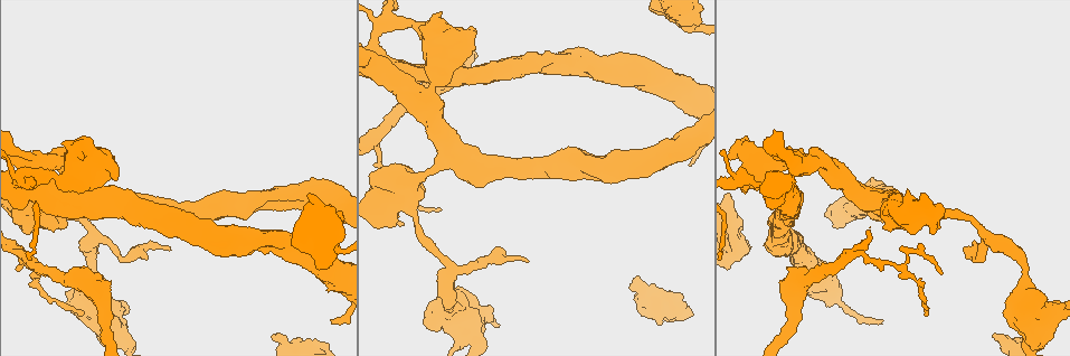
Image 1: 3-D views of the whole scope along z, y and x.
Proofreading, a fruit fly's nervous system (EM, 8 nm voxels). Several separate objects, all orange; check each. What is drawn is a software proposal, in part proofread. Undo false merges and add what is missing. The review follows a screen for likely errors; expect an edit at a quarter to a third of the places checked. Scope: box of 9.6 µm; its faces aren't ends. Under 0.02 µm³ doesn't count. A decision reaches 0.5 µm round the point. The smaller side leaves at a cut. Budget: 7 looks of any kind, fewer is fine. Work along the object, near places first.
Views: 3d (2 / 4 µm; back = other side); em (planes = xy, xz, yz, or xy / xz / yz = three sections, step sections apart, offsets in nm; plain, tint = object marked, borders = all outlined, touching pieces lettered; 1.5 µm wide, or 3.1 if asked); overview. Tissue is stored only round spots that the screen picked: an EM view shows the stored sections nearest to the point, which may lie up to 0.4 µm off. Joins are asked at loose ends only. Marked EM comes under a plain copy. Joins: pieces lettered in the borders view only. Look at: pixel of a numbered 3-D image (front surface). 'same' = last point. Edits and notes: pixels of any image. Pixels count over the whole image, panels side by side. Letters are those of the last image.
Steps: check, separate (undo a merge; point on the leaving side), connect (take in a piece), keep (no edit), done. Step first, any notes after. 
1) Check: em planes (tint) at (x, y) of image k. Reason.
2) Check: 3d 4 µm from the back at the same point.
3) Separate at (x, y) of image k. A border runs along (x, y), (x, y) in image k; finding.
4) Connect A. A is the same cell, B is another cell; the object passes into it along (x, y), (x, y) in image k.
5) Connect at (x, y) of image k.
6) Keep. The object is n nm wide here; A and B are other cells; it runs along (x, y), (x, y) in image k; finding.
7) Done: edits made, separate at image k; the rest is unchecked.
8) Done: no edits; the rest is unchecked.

Check: em xy step 8 (tint) at (993, 336) of image 1. Branch stops here.

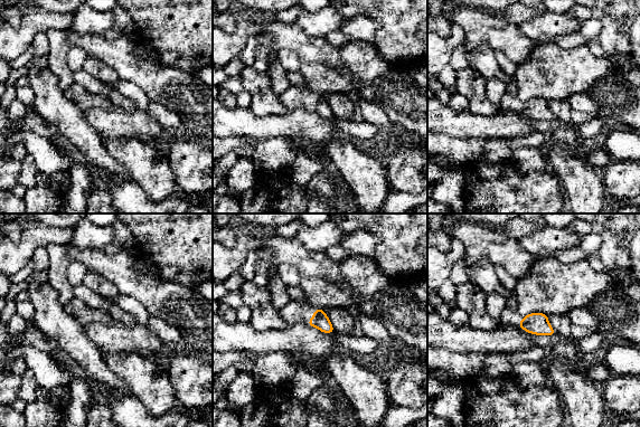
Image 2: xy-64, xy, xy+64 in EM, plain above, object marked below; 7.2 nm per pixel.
Check: em planes (borders) at the same point. Another direction.

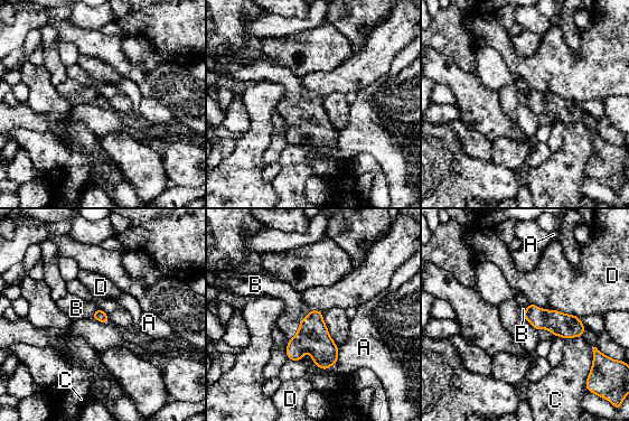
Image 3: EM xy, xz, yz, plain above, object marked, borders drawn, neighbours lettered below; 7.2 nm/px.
Connect at (288, 323) of image 3. B is the same cell, A, C and D are other cells; the neuron continues.

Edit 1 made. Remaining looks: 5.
Check: overview. Redraw.

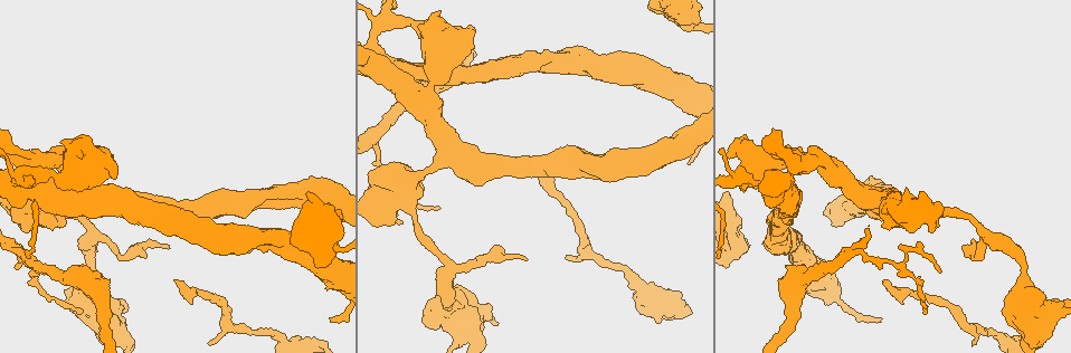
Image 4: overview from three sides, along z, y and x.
Check: 3d 2 µm at (398, 224) of image 4. Thin end.

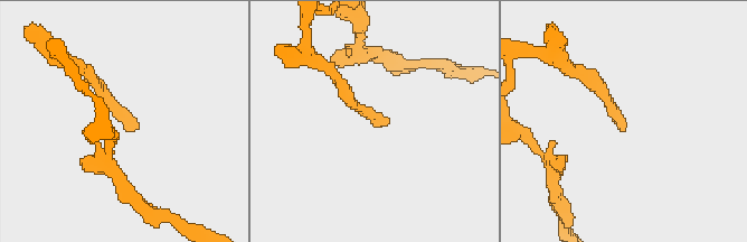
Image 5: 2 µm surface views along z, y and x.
Check: em planes (borders) at (622, 130) of image 5. Now the EM.

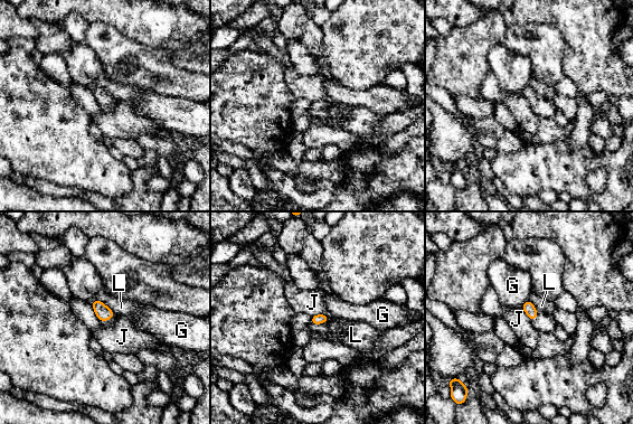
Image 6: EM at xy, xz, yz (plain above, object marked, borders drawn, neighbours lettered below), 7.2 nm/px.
Keep. G, J and L are other cells; a border runs along (312, 316), (327, 314), (330, 318) in image 6; no lettered piece goes on from it.

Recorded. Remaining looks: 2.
Check: 3d 4 µm at (90, 230) of image 4. Thick turns thin.

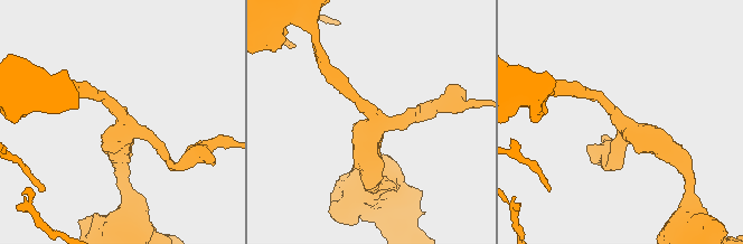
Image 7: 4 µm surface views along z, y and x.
Check: em planes (borders) at (374, 116) of image 7. 3 arms meet here; the arms are 200, 220, 420 nm wide; shape alone is not enough.

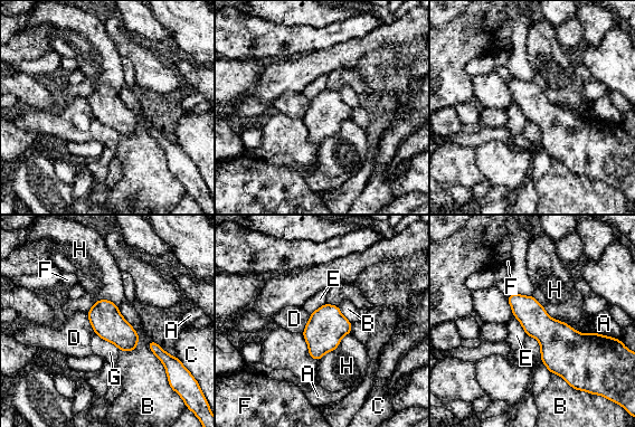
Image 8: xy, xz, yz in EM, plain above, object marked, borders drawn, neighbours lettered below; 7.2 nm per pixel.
Keep. The object is 220 nm wide here; A, B, C, D, E, F, G and H are other cells; continuous, no second neuron.

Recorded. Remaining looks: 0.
Done: edits made, connect at image 3; the rest is unchecked.

